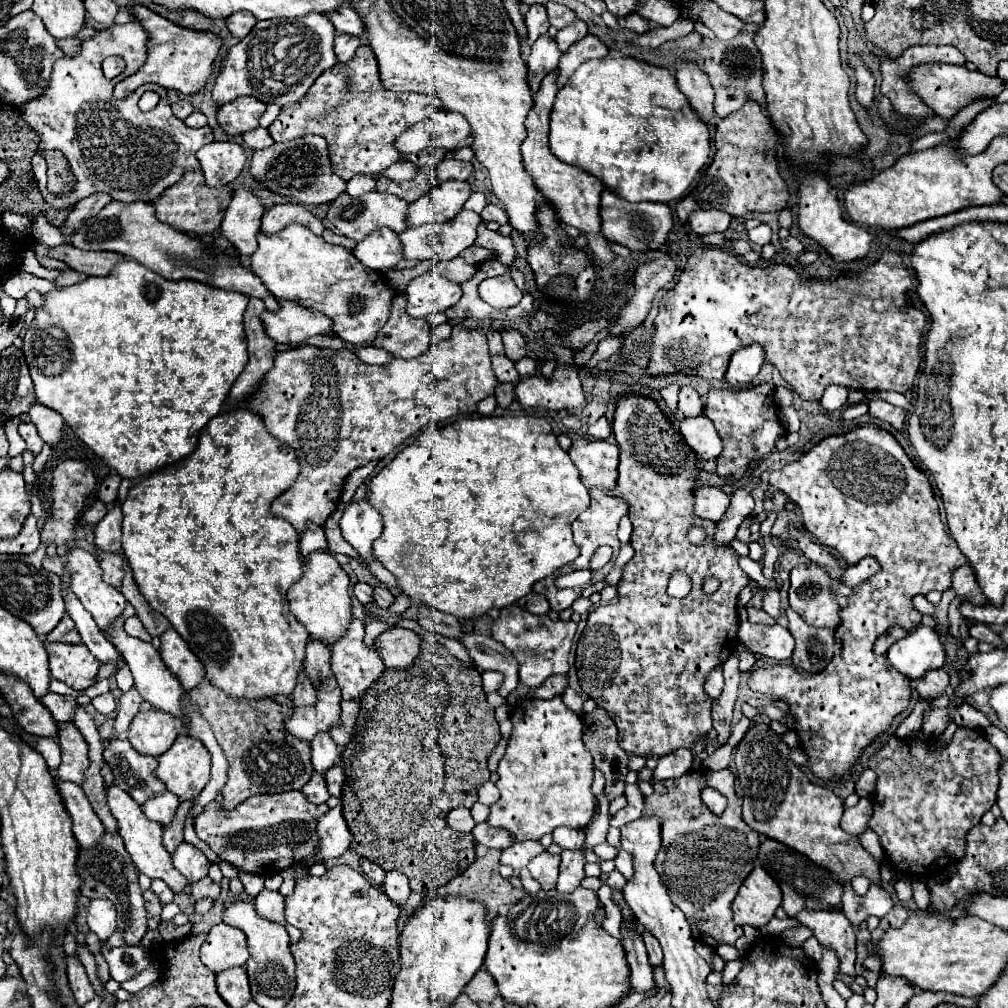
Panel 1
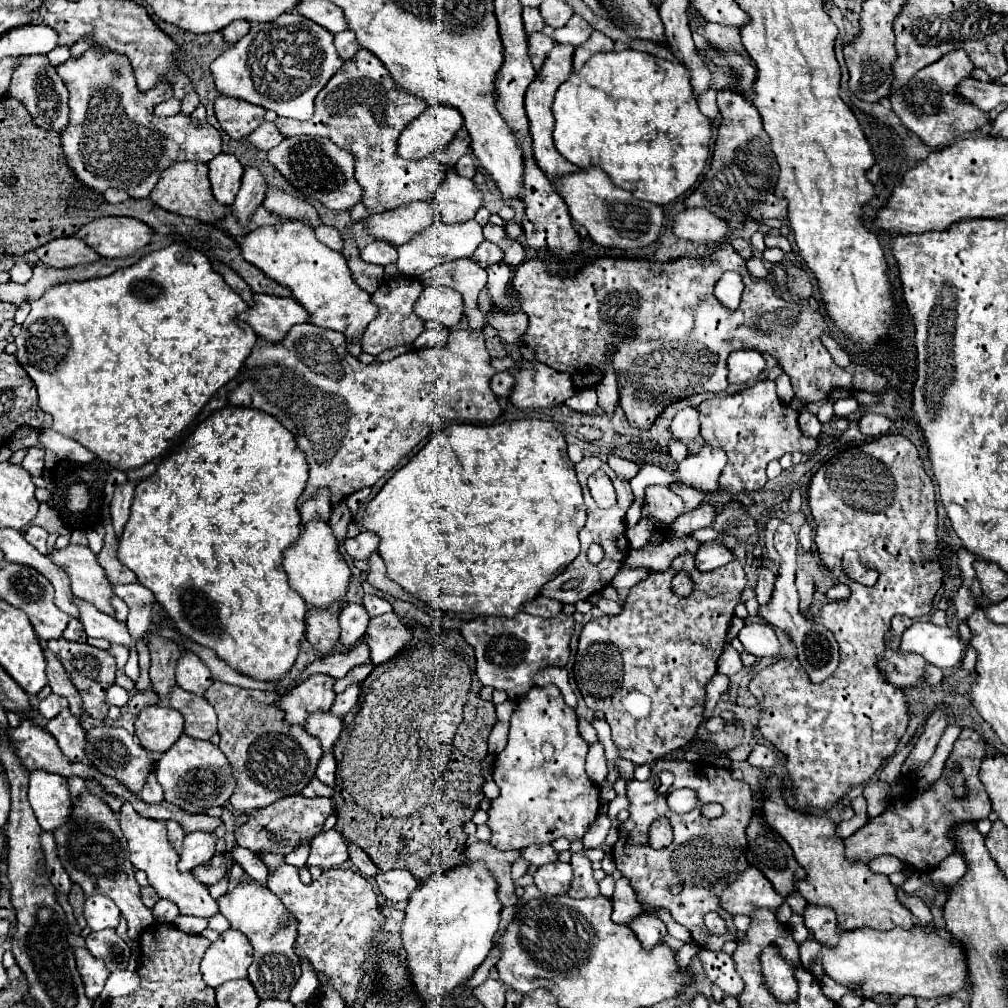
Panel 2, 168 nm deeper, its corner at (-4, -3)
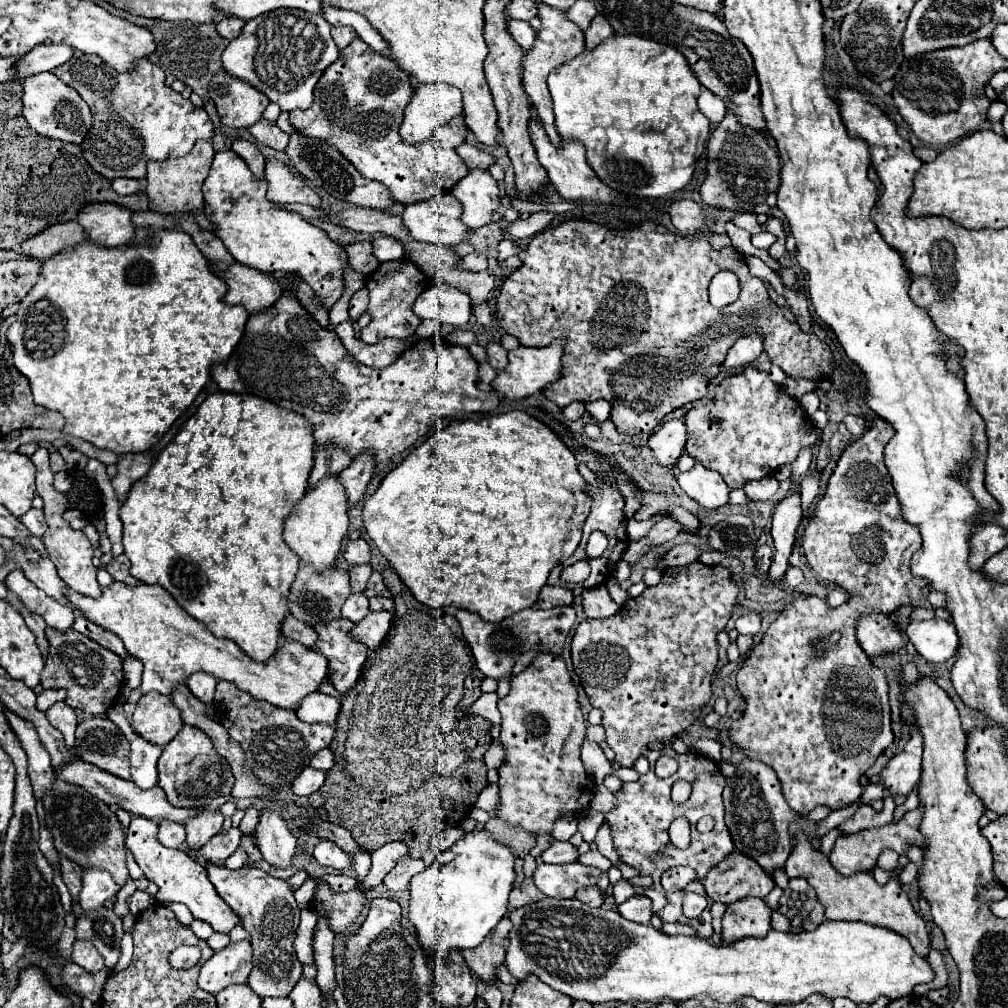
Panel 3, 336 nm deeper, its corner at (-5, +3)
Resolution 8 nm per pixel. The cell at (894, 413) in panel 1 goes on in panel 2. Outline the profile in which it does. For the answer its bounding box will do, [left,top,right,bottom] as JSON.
[860,413,892,437]

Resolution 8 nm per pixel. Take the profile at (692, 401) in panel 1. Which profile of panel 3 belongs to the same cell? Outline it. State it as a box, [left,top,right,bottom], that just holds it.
[647,419,687,469]

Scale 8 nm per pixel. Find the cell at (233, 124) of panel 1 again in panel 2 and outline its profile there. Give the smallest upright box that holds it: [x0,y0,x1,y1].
[214,95,266,139]

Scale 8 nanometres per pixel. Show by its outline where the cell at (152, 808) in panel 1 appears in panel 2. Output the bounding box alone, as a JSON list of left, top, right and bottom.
[138,773,164,805]

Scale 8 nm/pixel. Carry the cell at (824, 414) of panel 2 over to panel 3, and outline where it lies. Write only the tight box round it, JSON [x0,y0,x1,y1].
[799,391,819,415]

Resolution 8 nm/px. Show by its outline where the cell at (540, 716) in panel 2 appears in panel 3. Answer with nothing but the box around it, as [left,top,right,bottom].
[495,653,593,833]

